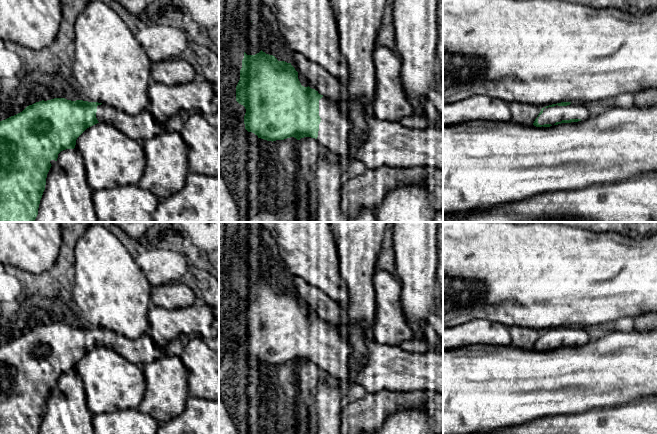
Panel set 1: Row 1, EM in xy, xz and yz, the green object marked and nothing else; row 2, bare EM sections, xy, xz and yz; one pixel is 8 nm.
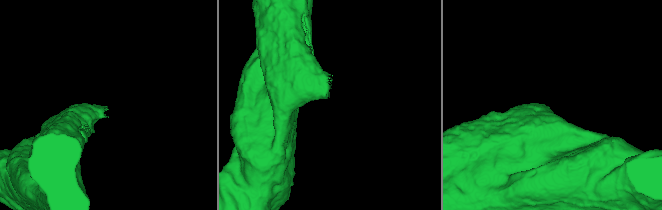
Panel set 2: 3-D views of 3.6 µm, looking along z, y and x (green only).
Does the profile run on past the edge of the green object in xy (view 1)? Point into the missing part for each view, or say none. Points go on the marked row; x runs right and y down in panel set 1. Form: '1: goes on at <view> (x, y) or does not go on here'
1: goes on at xy (144, 126)

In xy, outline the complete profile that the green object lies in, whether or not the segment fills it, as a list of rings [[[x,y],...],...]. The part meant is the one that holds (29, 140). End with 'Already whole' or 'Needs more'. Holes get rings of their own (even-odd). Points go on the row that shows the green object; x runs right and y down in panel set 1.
[[[54,98],[27,106],[22,112],[0,121],[0,222],[35,222],[51,160],[57,161],[58,154],[74,149],[77,138],[89,127],[107,123],[129,138],[143,142],[164,133],[165,123],[159,122],[149,109],[138,115],[129,115],[112,106],[83,100],[71,101]]]. Needs more

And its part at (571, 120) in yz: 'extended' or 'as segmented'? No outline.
extended

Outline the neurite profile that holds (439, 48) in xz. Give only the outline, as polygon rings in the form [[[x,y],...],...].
[[[438,0],[436,70],[443,80],[443,0]]]

